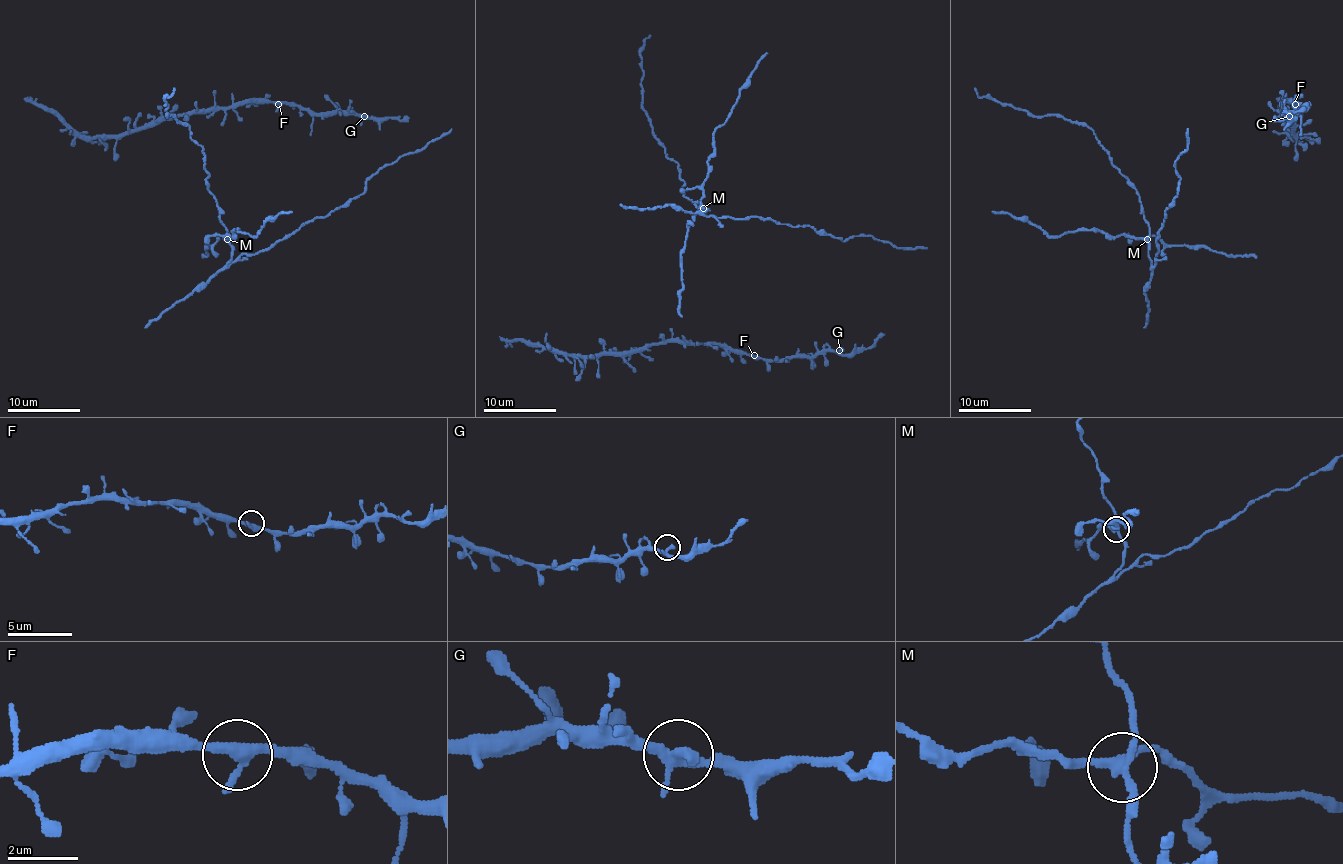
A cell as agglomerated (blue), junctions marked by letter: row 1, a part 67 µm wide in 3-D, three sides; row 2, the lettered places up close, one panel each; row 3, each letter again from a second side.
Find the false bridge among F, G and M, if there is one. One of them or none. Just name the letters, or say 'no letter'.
M

